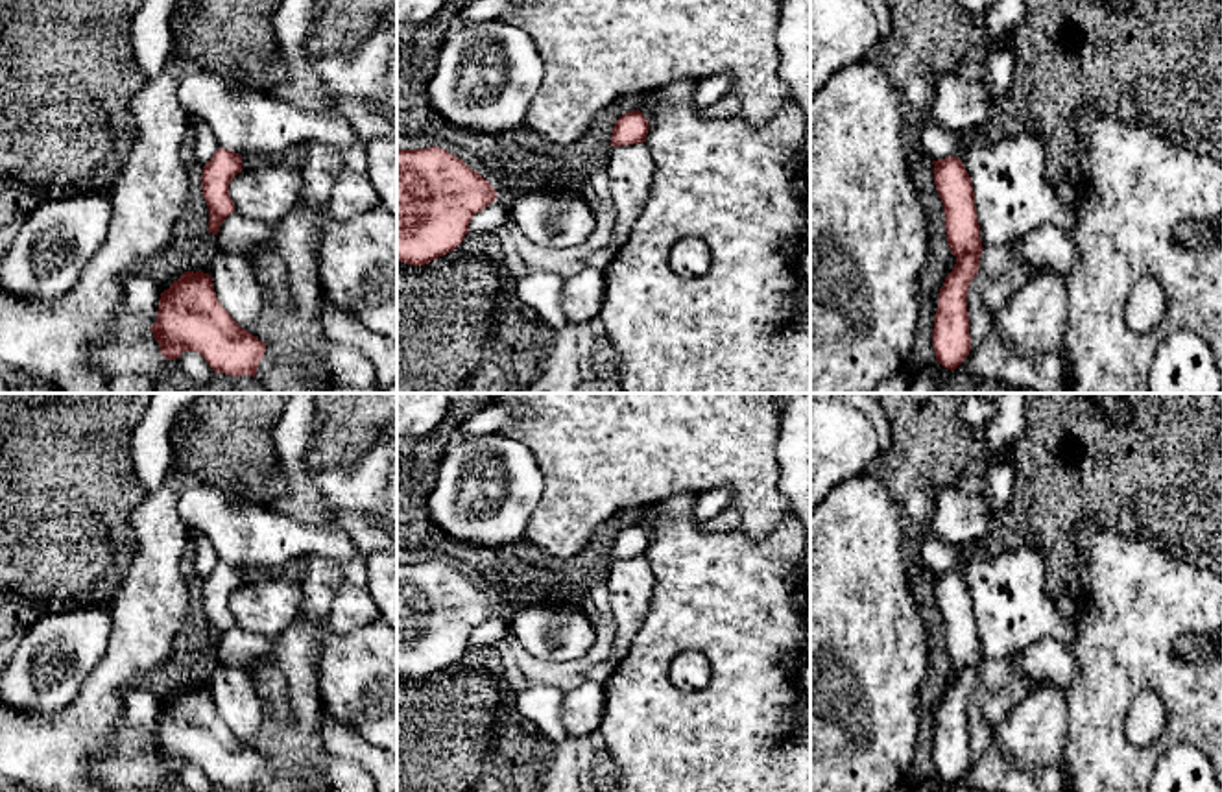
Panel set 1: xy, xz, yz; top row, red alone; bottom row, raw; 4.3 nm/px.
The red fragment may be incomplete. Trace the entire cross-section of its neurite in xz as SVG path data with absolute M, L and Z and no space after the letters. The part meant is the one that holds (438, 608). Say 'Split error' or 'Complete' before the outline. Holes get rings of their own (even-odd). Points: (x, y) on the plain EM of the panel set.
Complete. M397 563L397 676L425 679L454 665L471 631L495 613L489 594L447 563Z

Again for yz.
Complete. M958 570L932 574L934 598L943 617L945 646L956 670L938 709L932 759L936 775L954 785L971 764L967 703L978 687L982 654L971 591Z

